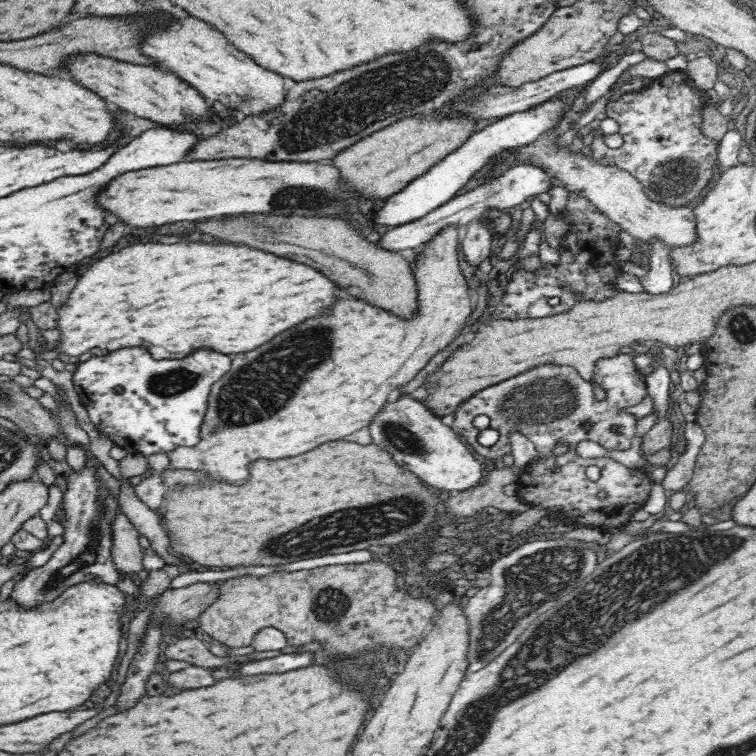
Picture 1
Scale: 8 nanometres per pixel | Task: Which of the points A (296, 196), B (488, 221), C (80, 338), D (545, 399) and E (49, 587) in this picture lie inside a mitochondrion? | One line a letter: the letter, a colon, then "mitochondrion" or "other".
A: mitochondrion
B: other
C: other
D: mitochondrion
E: mitochondrion

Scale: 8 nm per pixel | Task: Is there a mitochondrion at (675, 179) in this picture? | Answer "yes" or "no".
yes

